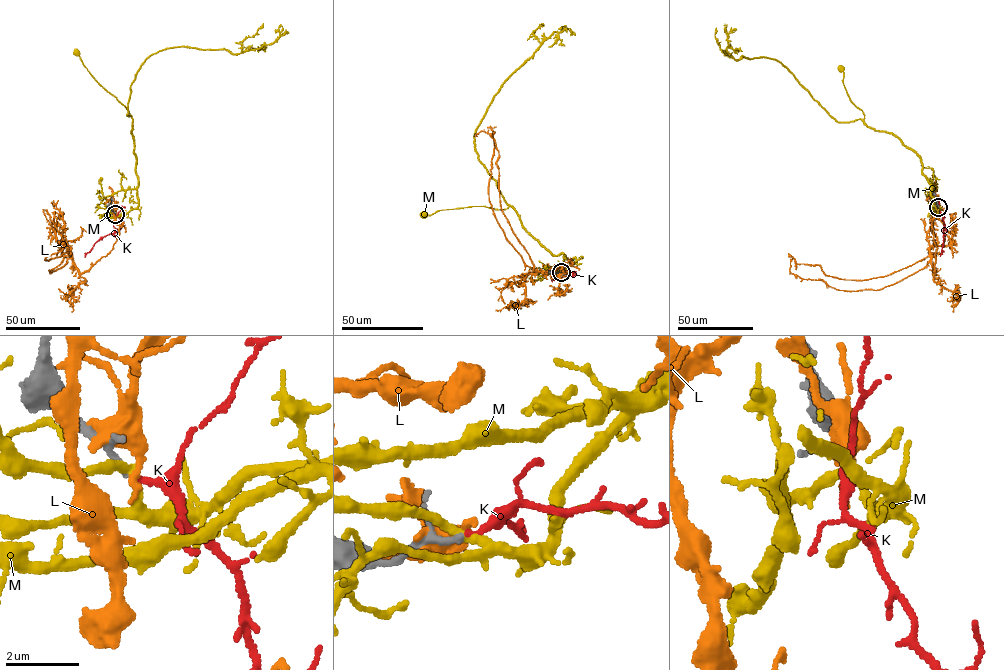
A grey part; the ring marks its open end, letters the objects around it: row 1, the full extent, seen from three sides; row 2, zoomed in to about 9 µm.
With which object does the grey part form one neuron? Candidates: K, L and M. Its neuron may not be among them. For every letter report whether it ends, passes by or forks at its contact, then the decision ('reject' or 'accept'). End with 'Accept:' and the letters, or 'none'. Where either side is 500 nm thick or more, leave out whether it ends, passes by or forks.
K: it ends | accept
L: it ends | reject
M: it passes by | reject
Accept: K

